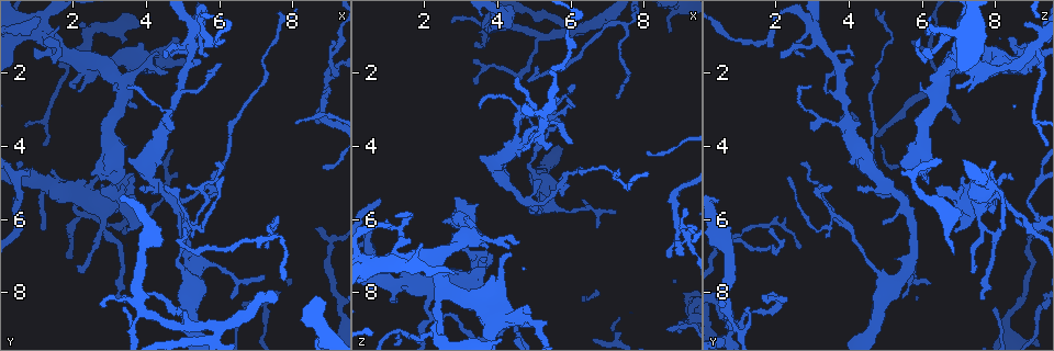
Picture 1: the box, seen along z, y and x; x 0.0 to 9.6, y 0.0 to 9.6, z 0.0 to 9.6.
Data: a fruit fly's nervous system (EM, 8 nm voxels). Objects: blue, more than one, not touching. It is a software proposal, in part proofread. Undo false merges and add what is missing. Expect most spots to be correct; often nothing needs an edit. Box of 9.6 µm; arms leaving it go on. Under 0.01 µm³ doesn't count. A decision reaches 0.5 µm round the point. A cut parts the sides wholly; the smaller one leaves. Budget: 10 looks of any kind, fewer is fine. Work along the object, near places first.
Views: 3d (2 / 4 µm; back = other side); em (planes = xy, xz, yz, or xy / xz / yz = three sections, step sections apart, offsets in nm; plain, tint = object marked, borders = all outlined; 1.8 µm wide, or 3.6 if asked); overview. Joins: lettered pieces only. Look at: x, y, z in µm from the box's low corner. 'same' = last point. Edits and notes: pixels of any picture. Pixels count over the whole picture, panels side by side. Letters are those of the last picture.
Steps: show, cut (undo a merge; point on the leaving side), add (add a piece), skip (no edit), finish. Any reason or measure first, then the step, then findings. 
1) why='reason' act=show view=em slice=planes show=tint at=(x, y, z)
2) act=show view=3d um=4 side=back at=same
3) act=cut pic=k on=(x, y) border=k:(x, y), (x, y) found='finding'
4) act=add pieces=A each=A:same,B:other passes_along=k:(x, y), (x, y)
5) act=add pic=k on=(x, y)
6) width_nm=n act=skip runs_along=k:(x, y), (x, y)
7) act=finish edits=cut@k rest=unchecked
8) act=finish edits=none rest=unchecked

act=show view=em slice=yz step=8 show=borders at=(2.30, 0.60, 8.80)

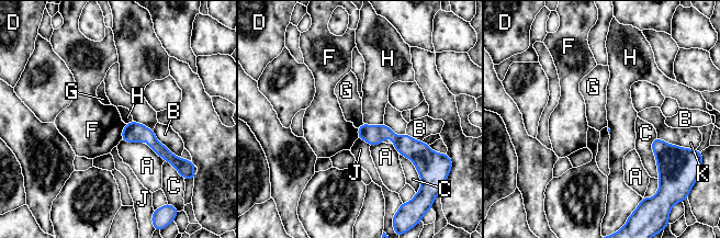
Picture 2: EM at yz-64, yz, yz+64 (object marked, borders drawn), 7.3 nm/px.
act=show view=em slice=planes show=borders at=same

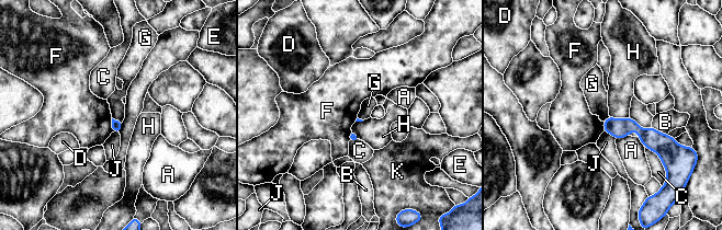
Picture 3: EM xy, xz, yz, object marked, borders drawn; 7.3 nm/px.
act=skip each=A:other,B:other,C:other,D:other,E:other,F:other,G:other,H:other,J:other,K:other runs_along=3:(606, 124), (667, 139) found='none of them fits'

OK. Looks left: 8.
why='four or more arms meet' act=show view=3d um=4 at=(2.40, 1.95, 7.50)

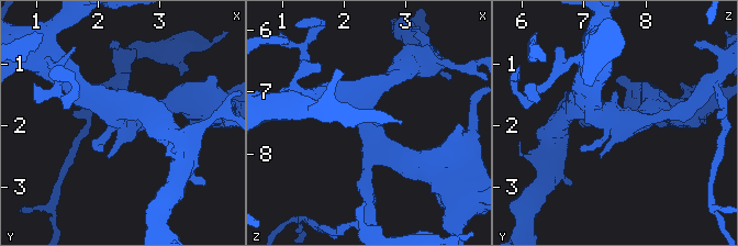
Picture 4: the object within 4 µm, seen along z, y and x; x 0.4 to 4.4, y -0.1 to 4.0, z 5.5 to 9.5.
act=show view=em slice=planes show=borders at=(2.35, 1.90, 7.45)

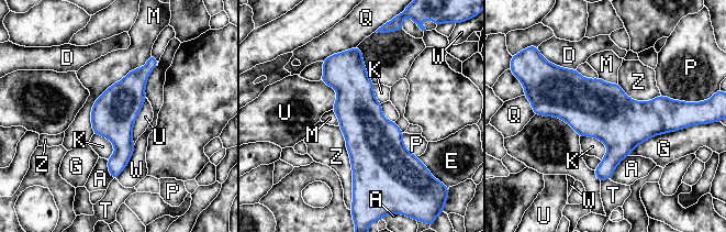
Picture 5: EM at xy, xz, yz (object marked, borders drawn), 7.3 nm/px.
act=skip each=A:other,D:other,E:other,G:other,K:other,M:other,P:other,Q:other,T:other,U:other,W:other,Z:other runs_along=5:(153, 62), (121, 103), (114, 175) found='all the same cell'

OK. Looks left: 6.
why='sharp bend' act=show view=3d um=4 at=(5.20, 7.80, 5.40)

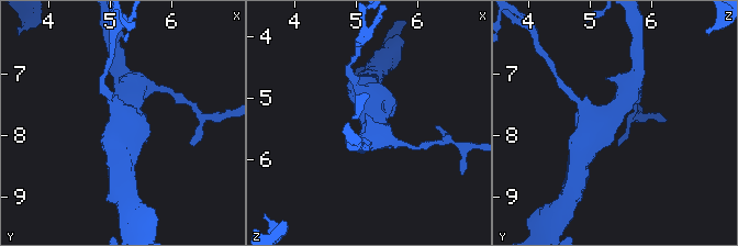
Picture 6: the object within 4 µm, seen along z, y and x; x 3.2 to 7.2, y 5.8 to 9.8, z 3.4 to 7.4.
arms=3 why='need the tissue' act=show view=em slice=xz step=16 show=plain at=(5.15, 7.75, 5.40)

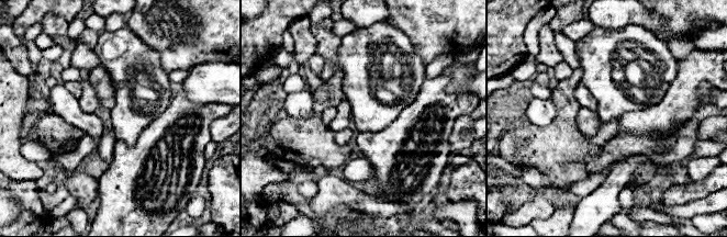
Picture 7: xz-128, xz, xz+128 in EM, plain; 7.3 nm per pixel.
act=show view=em slice=xz step=16 show=borders at=same

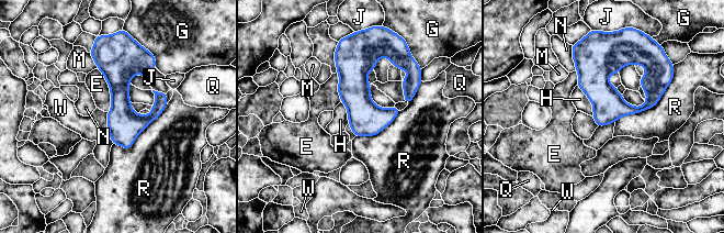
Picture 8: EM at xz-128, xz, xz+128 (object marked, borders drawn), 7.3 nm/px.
act=skip each=E:other,G:other,H:other,J:other,M:other,N:other,Q:other,R:other,W:other found='one cell here'

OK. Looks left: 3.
why='three arms meet' act=show view=em slice=xz step=16 show=tint at=(8.90, 2.15, 6.70)

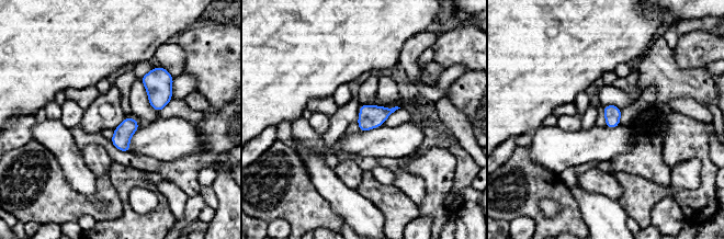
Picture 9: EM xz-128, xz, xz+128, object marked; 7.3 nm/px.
act=show view=em slice=planes show=borders at=same

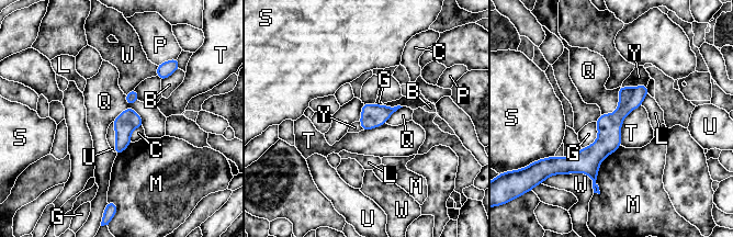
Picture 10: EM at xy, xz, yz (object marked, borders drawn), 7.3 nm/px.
act=skip each=B:other,C:other,G:other,L:other,M:other,P:other,Q:other,S:other,T:other,U:other,W:other,Y:other runs_along=10:(644, 88), (585, 161), (562, 160) found='all the same cell'

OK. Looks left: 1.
act=finish edits=none rest=unchecked

